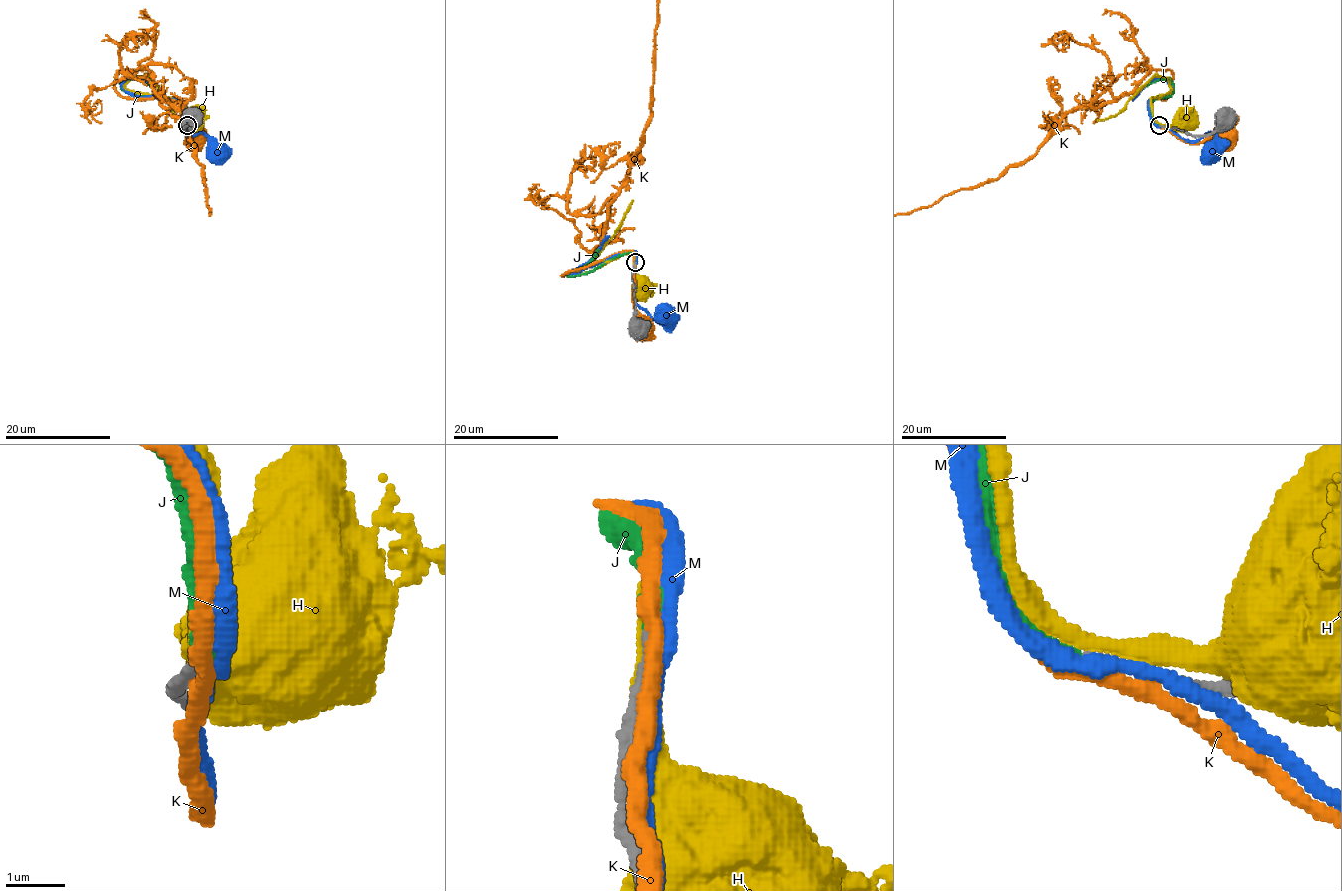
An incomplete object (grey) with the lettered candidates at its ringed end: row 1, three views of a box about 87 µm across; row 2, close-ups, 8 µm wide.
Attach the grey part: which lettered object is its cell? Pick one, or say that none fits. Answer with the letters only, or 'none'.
J

